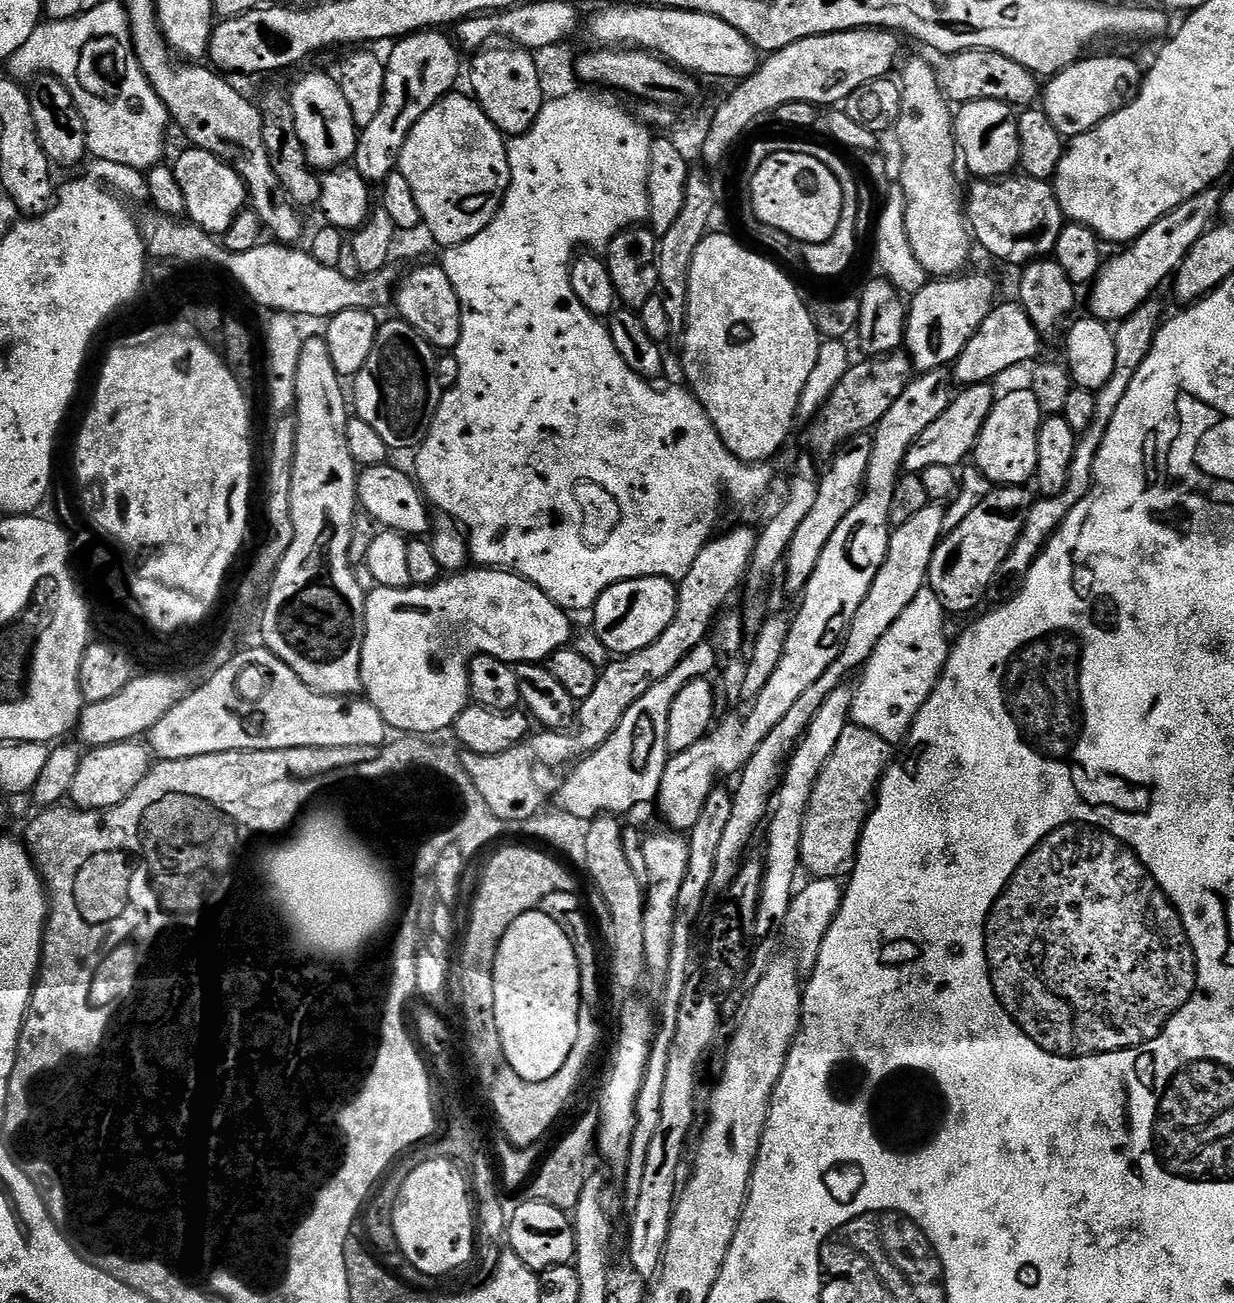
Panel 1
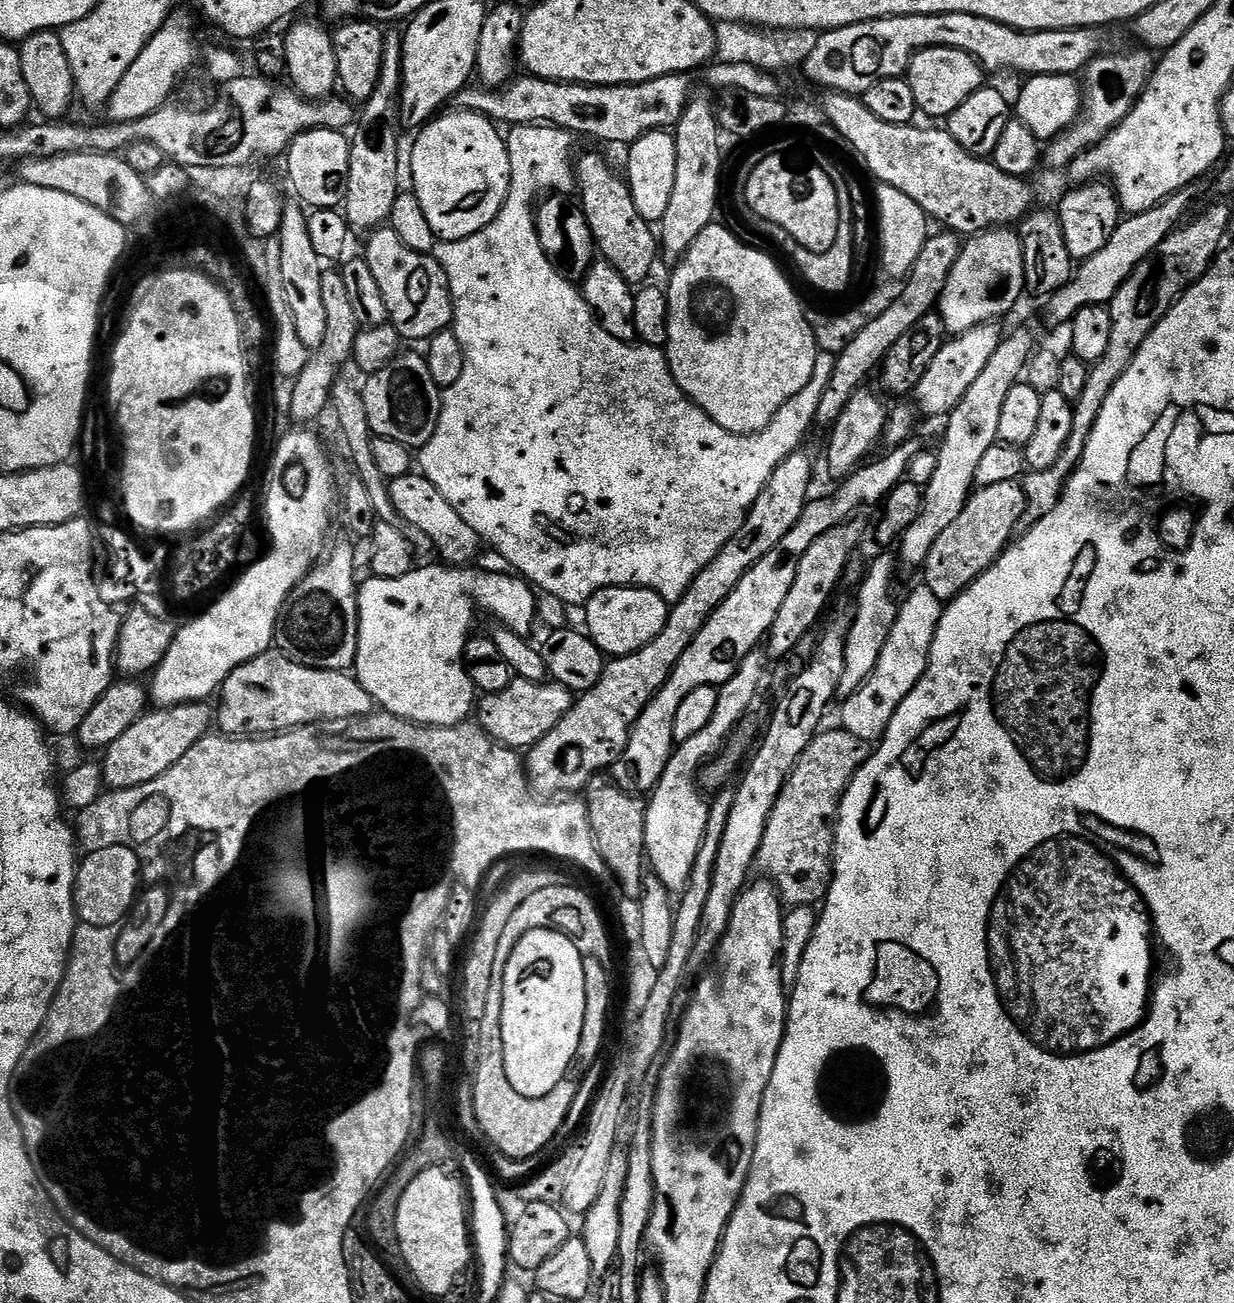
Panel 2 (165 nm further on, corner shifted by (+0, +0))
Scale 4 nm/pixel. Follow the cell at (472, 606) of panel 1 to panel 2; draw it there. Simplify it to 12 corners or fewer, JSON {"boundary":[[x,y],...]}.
{"boundary":[[413,567],[358,588],[356,681],[392,716],[473,715],[476,604],[522,637],[533,585]]}

